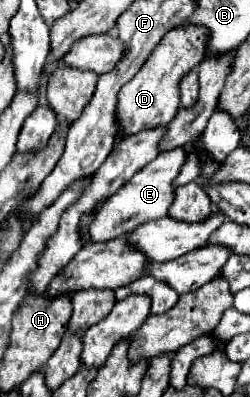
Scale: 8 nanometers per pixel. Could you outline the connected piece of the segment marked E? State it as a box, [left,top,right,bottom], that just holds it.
[89,149,185,243]

